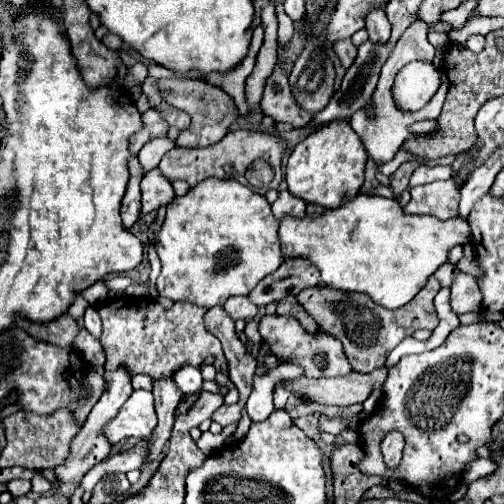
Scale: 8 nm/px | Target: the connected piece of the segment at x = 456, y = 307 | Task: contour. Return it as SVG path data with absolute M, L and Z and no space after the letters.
M460 272L450 288L452 288L450 306L454 314L460 316L464 312L482 312L482 292L472 276Z

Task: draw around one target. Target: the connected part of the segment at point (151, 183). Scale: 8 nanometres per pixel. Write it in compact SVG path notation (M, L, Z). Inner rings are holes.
M158 168L150 170L142 178L142 214L158 210L162 204L168 204L172 200L174 200L172 184L162 176Z

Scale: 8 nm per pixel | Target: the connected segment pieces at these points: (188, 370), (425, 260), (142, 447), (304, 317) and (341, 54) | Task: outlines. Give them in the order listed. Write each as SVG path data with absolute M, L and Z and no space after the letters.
M182 366L174 374L174 380L184 394L190 394L190 392L196 392L202 388L202 374L200 374L200 368L196 368L196 366Z
M358 194L352 200L344 200L342 206L334 210L324 210L320 218L284 218L280 220L280 244L284 258L308 258L320 268L320 278L326 286L344 292L368 294L376 304L392 310L410 302L426 284L426 280L448 262L448 252L456 244L466 244L472 239L468 222L464 218L438 220L422 214L406 214L398 200Z
M142 438L134 448L124 450L116 456L110 456L108 460L96 464L80 482L80 486L84 490L92 490L96 486L96 482L106 476L106 474L114 474L114 472L128 472L128 470L140 470L142 464L148 458L148 440L150 438Z
M286 296L282 300L278 300L278 308L276 308L278 316L294 316L310 334L318 332L318 324L314 322L312 316L306 314L306 310L300 306L300 302L296 300L296 296Z
M346 38L346 40L338 40L338 42L334 44L334 50L336 50L336 54L338 54L338 58L340 58L340 62L342 62L344 68L350 68L352 62L356 60L356 52L358 52L358 48L352 44L350 38Z

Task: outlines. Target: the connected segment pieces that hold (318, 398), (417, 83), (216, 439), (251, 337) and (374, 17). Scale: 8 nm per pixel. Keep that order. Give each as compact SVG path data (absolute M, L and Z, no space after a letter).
M378 368L370 374L350 372L338 378L304 378L302 376L296 380L286 380L284 384L292 394L302 392L318 404L350 406L350 404L362 404L374 390L380 390L384 386L386 376L388 376L388 370Z
M432 62L406 64L394 82L394 102L402 112L416 112L434 96L440 86L440 72Z
M226 426L226 428L222 430L222 434L218 434L218 436L212 434L212 432L202 432L202 436L200 436L200 440L196 442L196 446L198 446L200 450L204 450L206 456L212 456L212 454L216 454L216 452L224 446L224 442L230 438L232 428L234 428L234 426Z
M259 313L255 318L249 320L246 323L244 333L247 337L248 343L251 346L256 343L260 343L262 341L262 338L258 331L258 325L259 325L261 318L262 318L262 315L260 315Z
M374 10L366 18L366 30L370 34L370 42L374 42L374 44L386 44L390 40L392 24L388 22L388 18L386 18L384 12Z

